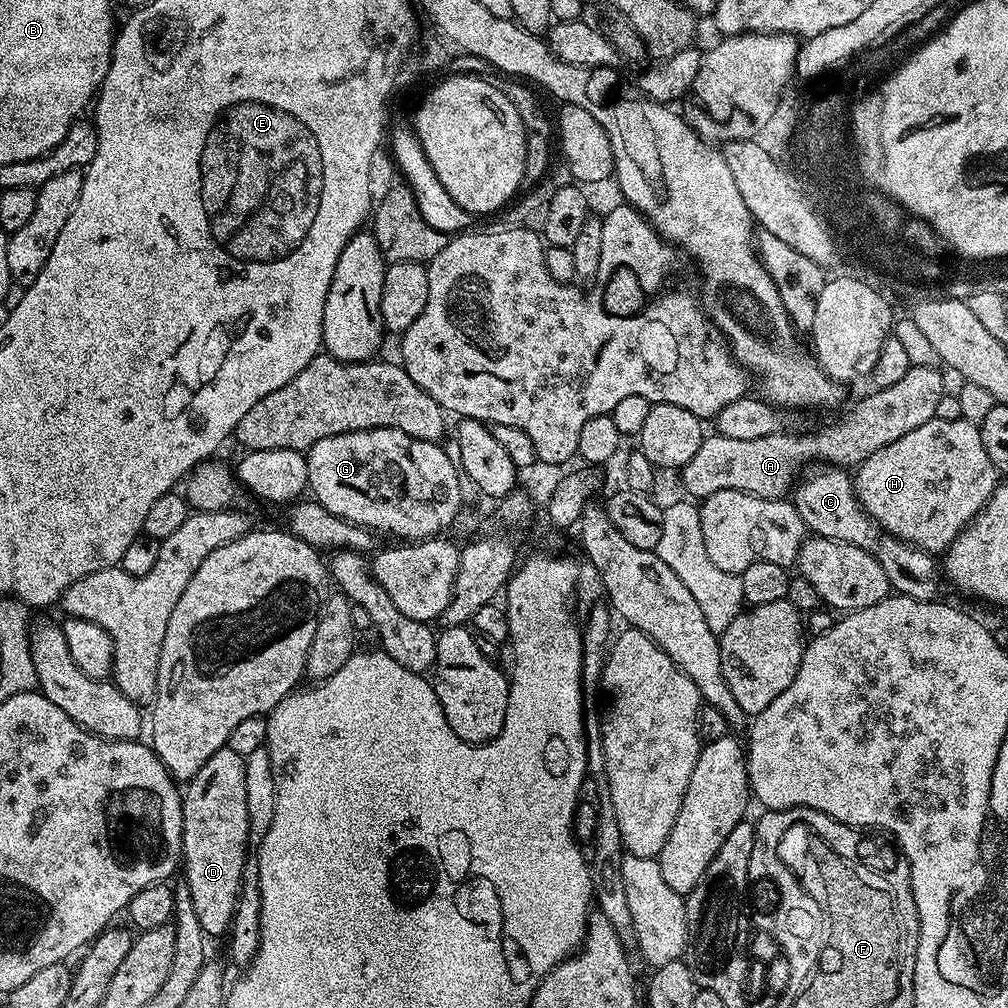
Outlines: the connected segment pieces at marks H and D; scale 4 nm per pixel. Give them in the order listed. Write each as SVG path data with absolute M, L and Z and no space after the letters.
M935 419L926 422L926 426L918 426L918 430L910 430L910 434L905 434L903 438L898 438L898 442L890 442L890 446L882 446L882 450L874 450L874 454L870 454L870 458L863 460L855 469L854 483L856 485L856 496L860 500L861 506L877 524L881 526L892 526L888 524L916 524L917 530L924 532L924 541L922 541L924 551L933 554L943 554L948 551L950 545L958 538L960 531L984 509L986 502L996 489L998 473L994 462L990 462L990 454L986 454L986 446L982 446L980 429L977 425L961 419L954 422Z
M227 746L219 748L214 754L210 754L210 758L206 758L206 766L202 766L202 770L198 770L198 774L194 774L194 778L187 781L186 787L182 792L184 805L182 806L182 880L188 885L190 890L190 902L194 902L194 914L198 914L198 922L202 925L205 937L212 936L227 937L232 926L232 915L236 913L236 897L240 894L240 885L244 879L244 864L250 859L250 841L248 839L248 815L246 814L246 766L244 765L244 757L234 754L234 750L230 750Z

